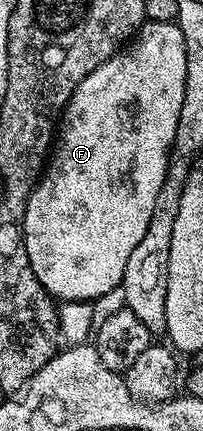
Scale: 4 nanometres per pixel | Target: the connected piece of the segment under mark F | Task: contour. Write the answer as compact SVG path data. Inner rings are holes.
M146 20L135 36L113 56L106 59L71 95L65 104L65 112L61 115L59 128L55 133L55 144L51 149L51 156L25 204L25 218L23 219L23 235L25 236L25 250L29 266L39 283L50 297L61 303L71 301L96 302L96 297L105 297L114 288L120 286L123 275L127 271L127 259L131 259L131 251L139 247L139 239L147 235L147 223L151 223L151 211L155 211L155 199L159 195L159 187L163 187L163 179L167 175L169 166L169 152L175 139L175 129L179 127L179 111L183 107L183 91L187 79L187 47L183 39L181 26L172 21Z

